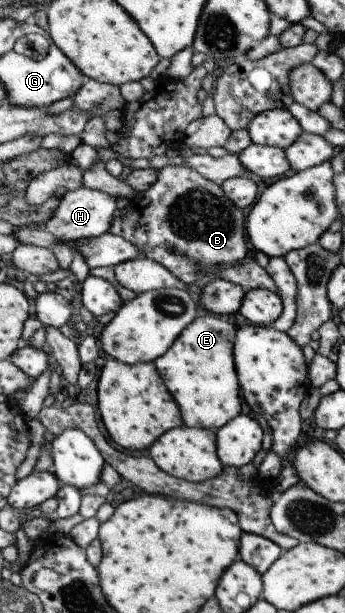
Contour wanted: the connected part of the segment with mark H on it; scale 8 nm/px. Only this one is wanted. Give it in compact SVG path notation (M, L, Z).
M81 187L67 191L61 204L54 212L53 218L45 223L45 228L60 241L75 243L85 239L96 239L99 235L109 233L117 216L117 197L109 193Z

